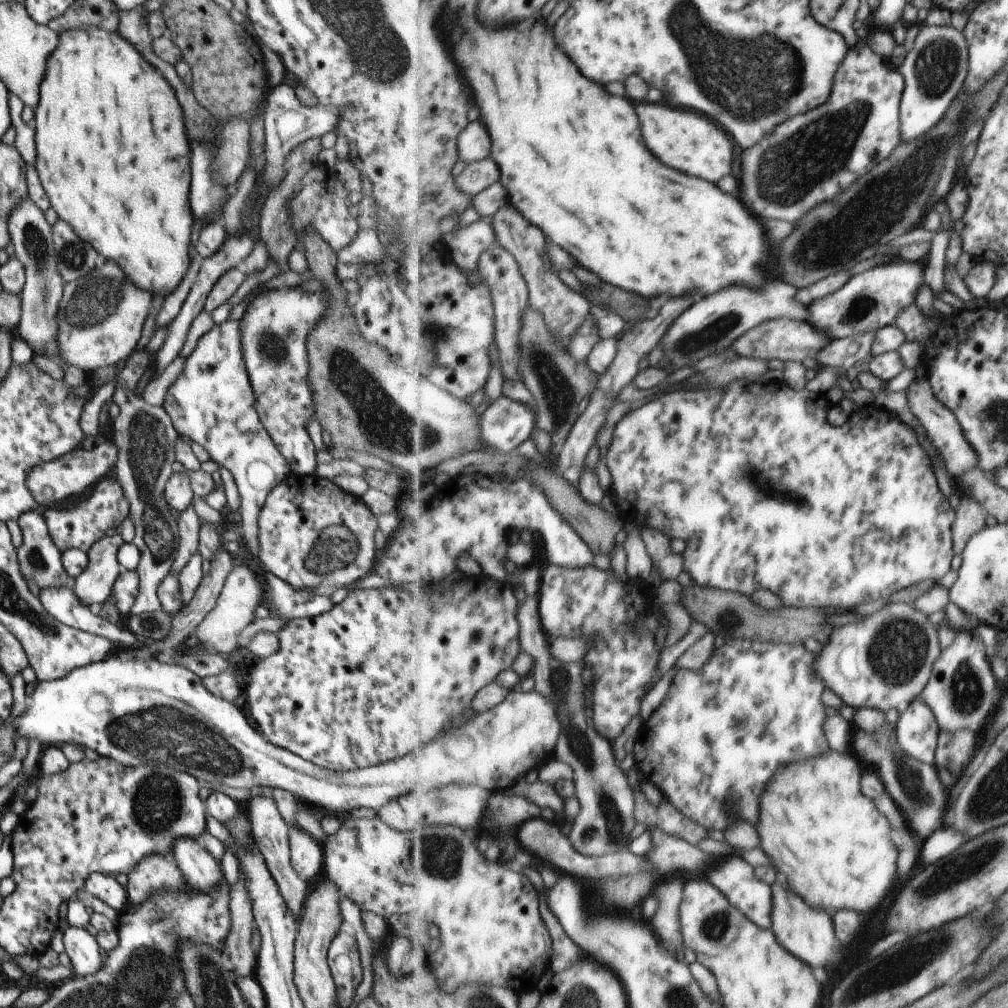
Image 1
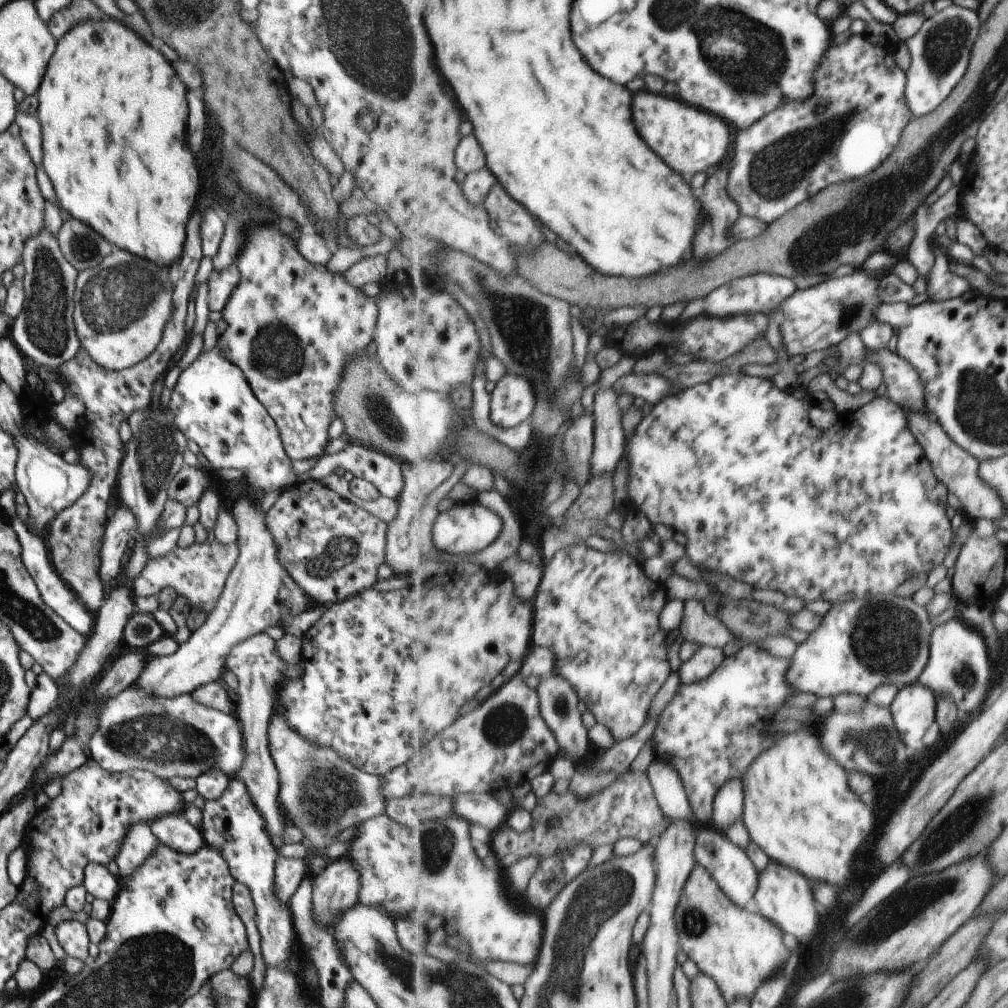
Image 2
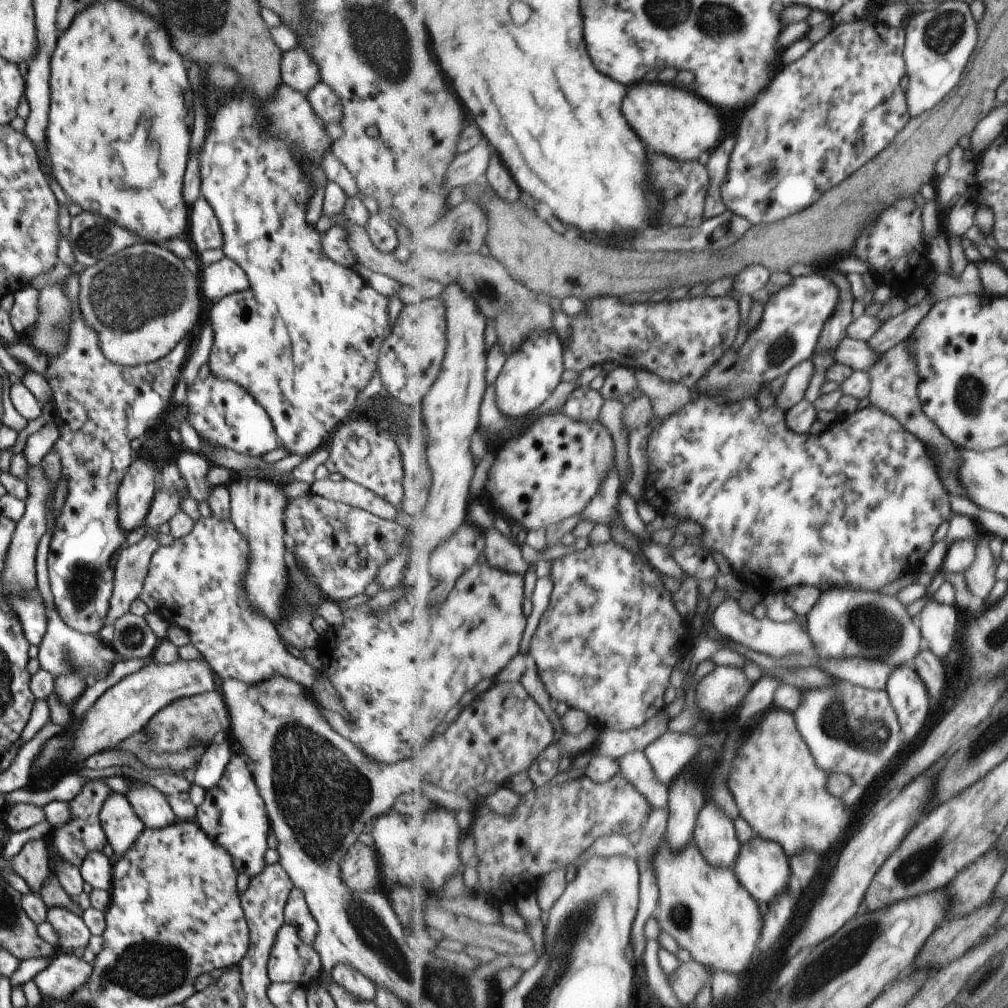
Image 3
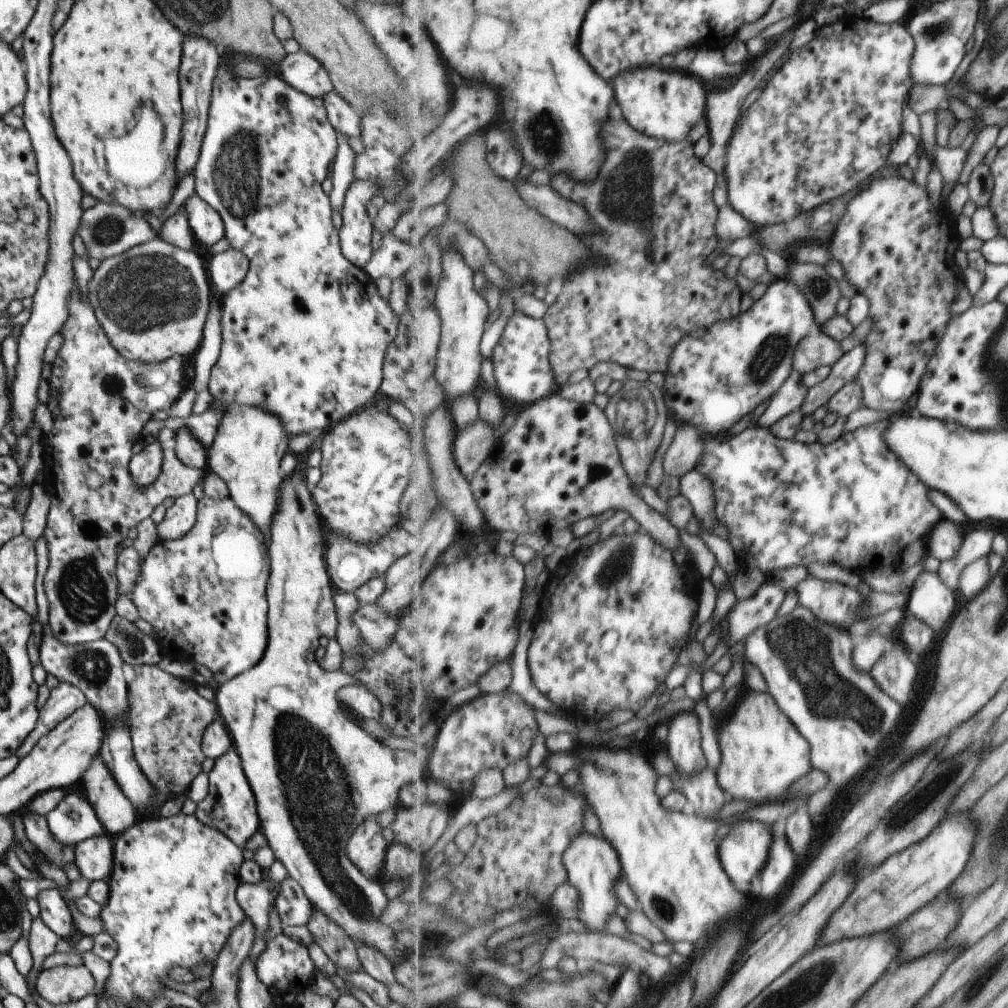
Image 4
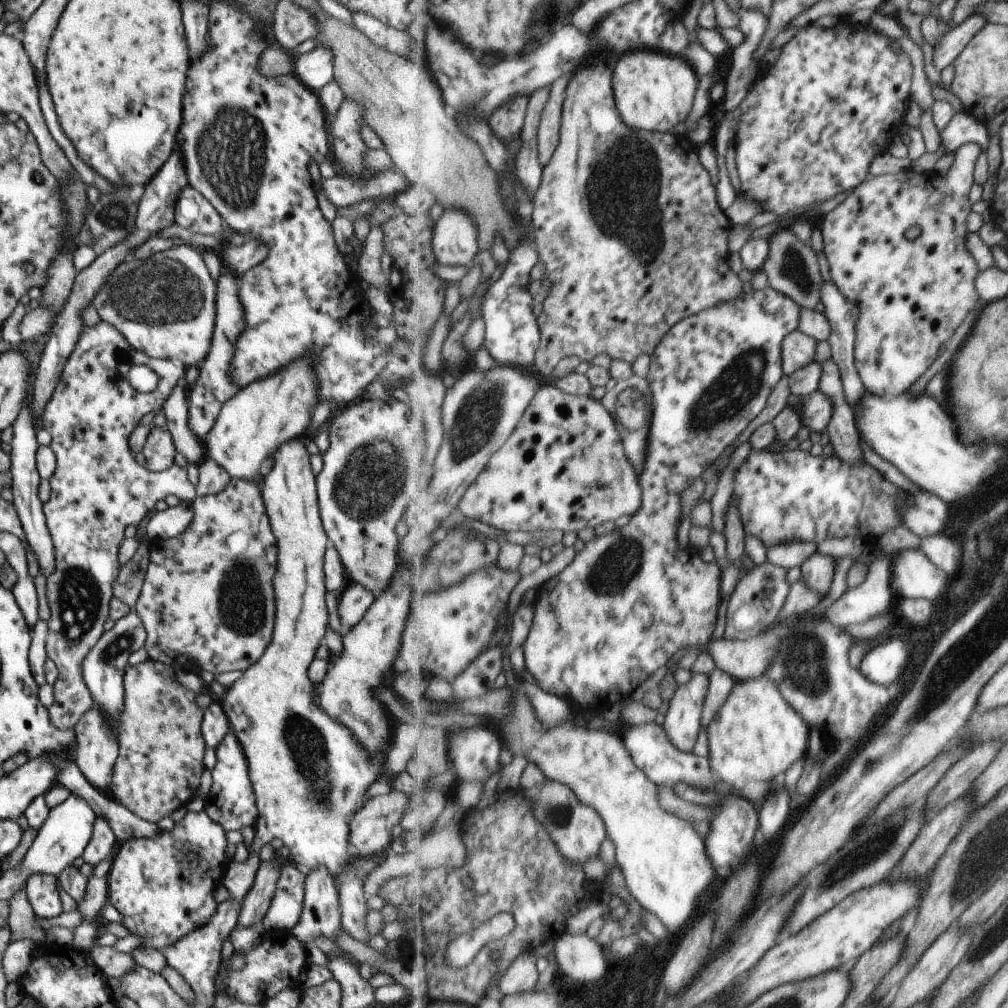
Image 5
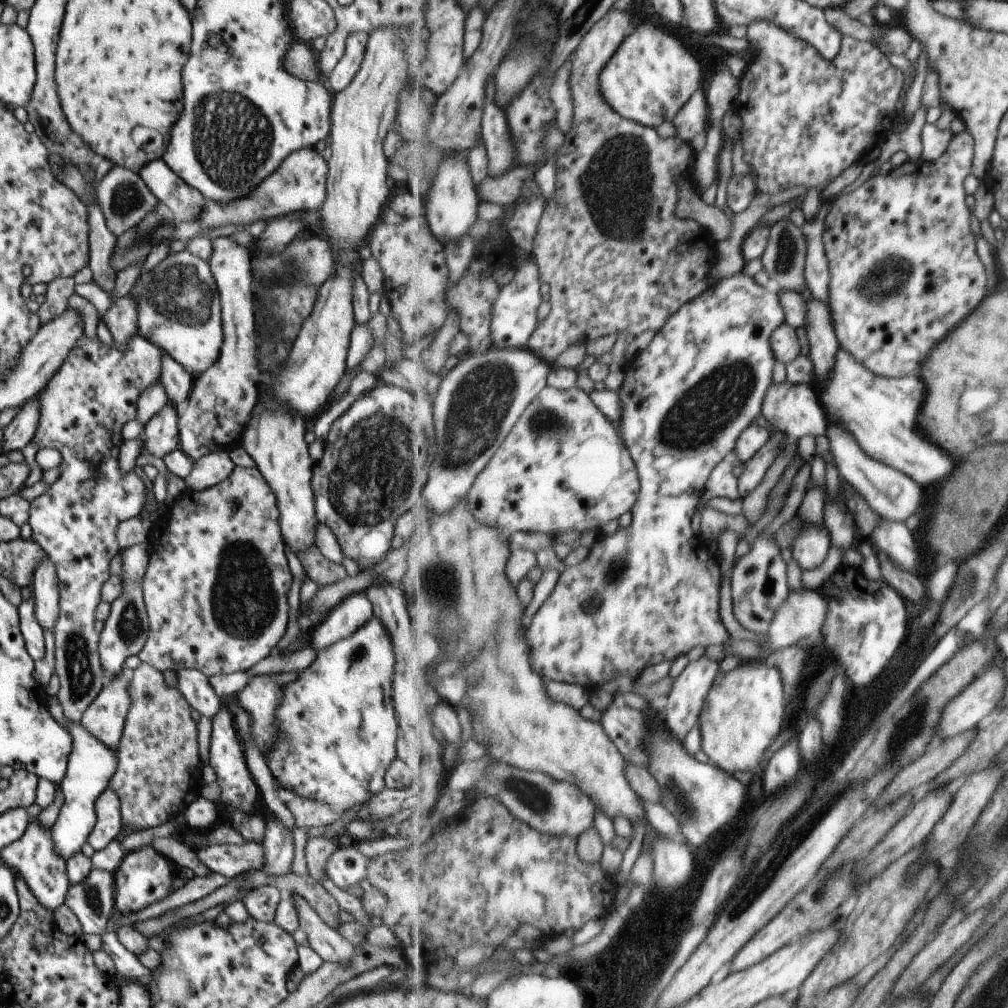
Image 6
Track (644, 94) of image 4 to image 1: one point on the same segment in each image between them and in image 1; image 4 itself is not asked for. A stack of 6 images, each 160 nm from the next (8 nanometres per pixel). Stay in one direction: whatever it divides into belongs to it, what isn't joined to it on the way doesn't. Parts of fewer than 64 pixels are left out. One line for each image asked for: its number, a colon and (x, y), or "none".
1: (688, 141)
2: (692, 141)
3: (674, 121)

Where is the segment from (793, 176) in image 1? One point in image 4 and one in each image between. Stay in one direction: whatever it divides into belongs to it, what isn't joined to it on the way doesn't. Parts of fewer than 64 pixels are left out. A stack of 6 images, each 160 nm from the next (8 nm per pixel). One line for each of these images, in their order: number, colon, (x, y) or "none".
2: (854, 121)
3: (826, 116)
4: (851, 81)

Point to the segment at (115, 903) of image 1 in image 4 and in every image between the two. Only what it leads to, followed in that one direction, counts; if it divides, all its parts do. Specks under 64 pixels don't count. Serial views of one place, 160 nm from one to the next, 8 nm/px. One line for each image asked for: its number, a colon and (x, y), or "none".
2: (98, 882)
3: (95, 869)
4: (93, 856)

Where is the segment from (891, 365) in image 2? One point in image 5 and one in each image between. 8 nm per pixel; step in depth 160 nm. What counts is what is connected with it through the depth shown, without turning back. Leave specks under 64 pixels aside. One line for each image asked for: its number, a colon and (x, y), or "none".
3: (856, 353)
4: (817, 349)
5: (798, 351)

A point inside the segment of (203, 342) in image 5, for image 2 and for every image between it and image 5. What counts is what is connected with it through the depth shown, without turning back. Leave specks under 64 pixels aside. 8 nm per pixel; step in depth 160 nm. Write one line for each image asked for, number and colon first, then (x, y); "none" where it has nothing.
2: (121, 305)
3: (141, 301)
4: (151, 301)

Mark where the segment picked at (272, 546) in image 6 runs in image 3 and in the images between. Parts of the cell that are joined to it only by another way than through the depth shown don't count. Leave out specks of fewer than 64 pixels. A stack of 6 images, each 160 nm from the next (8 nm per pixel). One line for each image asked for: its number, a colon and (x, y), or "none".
3: (195, 583)
4: (203, 594)
5: (207, 597)

